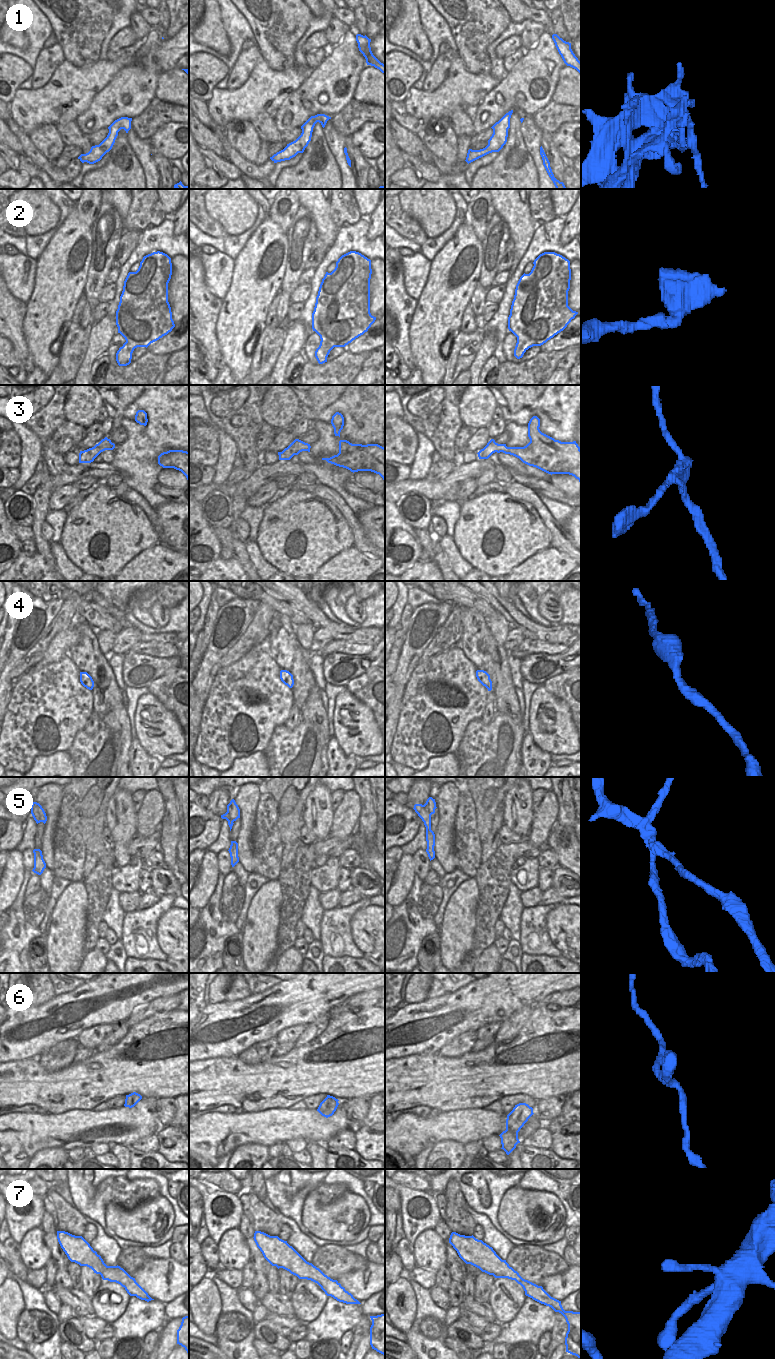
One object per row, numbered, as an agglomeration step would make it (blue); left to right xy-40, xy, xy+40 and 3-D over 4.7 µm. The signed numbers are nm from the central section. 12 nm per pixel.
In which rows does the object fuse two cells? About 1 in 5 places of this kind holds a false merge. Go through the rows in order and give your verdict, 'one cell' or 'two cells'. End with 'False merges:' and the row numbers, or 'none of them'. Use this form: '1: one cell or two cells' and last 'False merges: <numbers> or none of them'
1: two cells
2: two cells
3: one cell
4: one cell
5: two cells
6: one cell
7: one cell
False merges: 1, 2, 5

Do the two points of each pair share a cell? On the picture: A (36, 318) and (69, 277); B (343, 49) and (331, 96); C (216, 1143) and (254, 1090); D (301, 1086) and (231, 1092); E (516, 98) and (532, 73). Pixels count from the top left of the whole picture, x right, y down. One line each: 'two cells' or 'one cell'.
A: one cell
B: one cell
C: two cells
D: one cell
E: one cell

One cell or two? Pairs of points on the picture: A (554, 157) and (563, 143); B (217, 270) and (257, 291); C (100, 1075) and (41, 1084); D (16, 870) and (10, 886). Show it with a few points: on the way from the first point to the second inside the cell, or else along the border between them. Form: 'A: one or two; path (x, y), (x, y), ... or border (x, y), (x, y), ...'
A: two; border (551, 133), (553, 144), (559, 152)
B: two; border (234, 260), (231, 283), (222, 299)
C: one; path (85, 1084), (56, 1084)
D: one; path (13, 874), (10, 882)

